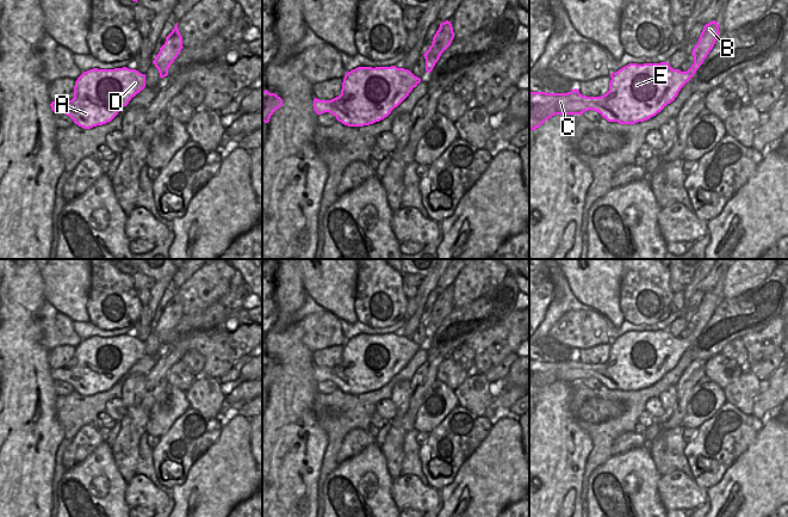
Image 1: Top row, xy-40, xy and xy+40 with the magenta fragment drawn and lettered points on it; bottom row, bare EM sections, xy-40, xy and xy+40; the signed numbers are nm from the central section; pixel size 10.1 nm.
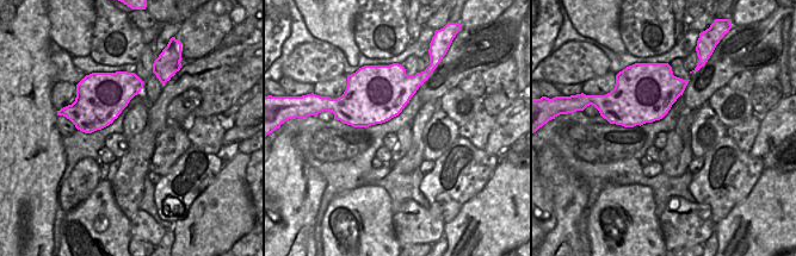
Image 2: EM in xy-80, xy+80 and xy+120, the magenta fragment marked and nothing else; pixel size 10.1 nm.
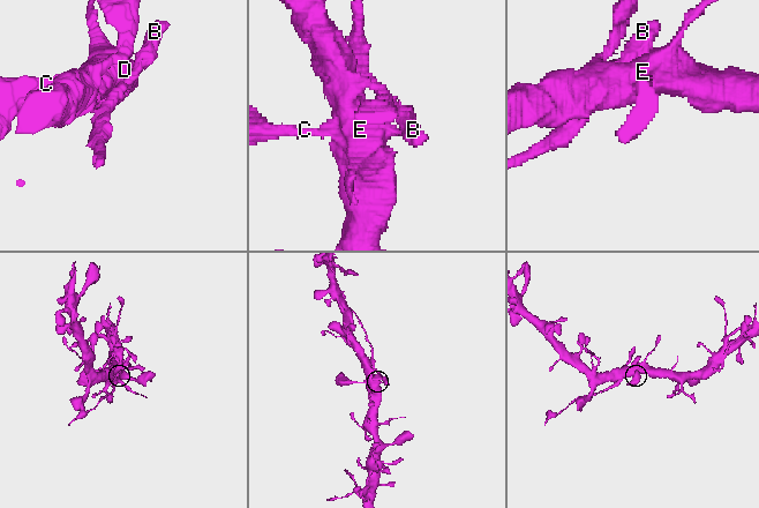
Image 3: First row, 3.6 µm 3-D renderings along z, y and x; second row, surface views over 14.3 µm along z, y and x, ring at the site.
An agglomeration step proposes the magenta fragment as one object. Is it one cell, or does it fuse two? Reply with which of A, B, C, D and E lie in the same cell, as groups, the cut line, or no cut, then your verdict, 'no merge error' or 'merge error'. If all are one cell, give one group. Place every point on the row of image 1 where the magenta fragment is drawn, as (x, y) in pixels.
A C D E / B; cut in xy+40 along (692, 66), (695, 71); merge error

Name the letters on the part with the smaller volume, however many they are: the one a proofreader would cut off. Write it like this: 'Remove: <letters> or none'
Remove: B

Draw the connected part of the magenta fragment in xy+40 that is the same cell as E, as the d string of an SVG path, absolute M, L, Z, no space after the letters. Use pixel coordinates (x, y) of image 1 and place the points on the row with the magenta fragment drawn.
M668 62L629 63L610 74L609 91L601 97L582 96L577 88L567 93L529 92L529 129L535 130L554 115L583 115L594 110L608 122L635 124L650 119L675 100L681 88L694 76L696 70L674 69Z

